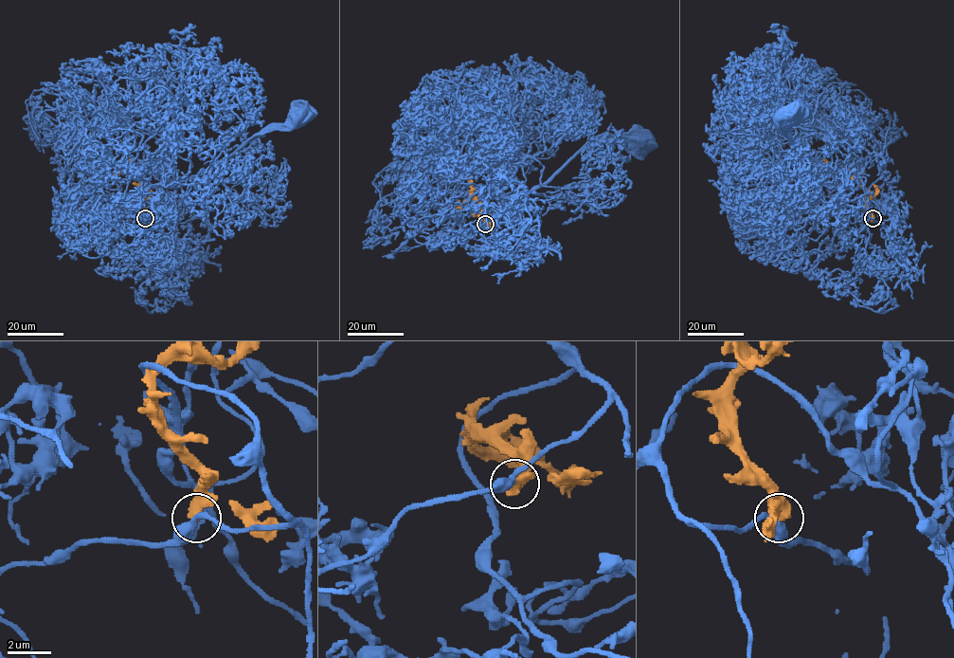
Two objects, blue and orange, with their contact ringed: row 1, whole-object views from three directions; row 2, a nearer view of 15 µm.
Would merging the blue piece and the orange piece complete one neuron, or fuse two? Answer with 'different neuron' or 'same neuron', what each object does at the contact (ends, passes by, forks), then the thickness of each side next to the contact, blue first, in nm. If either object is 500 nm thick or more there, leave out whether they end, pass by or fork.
different neuron; 360 nm thick on the blue side, 550 nm on the other

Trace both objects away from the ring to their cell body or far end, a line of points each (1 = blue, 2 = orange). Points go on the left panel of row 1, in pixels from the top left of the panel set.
1: (145, 218), (156, 219), (150, 206), (172, 200), (175, 188), (158, 184), (206, 173), (300, 112)
2: (145, 218), (139, 200), (151, 194), (141, 185), (141, 179), (131, 173), (128, 163), (132, 160)

